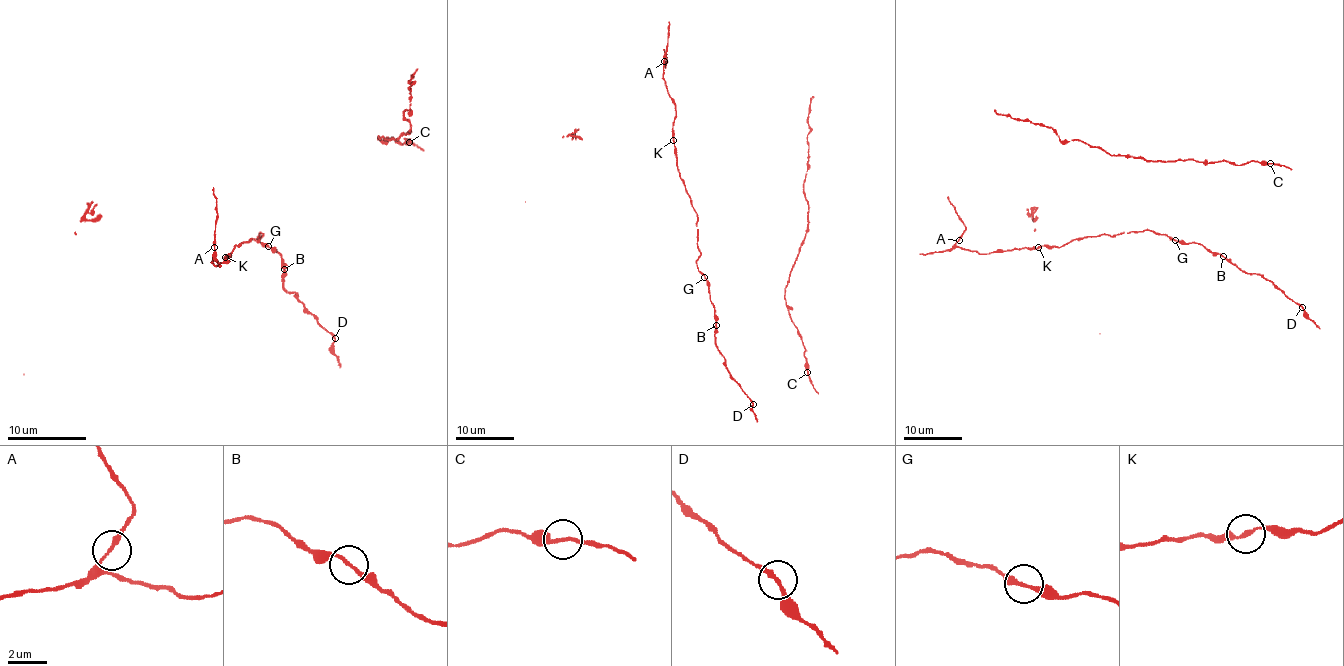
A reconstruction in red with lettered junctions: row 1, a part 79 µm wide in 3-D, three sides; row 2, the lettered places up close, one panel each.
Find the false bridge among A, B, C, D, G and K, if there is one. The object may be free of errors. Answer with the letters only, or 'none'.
D

